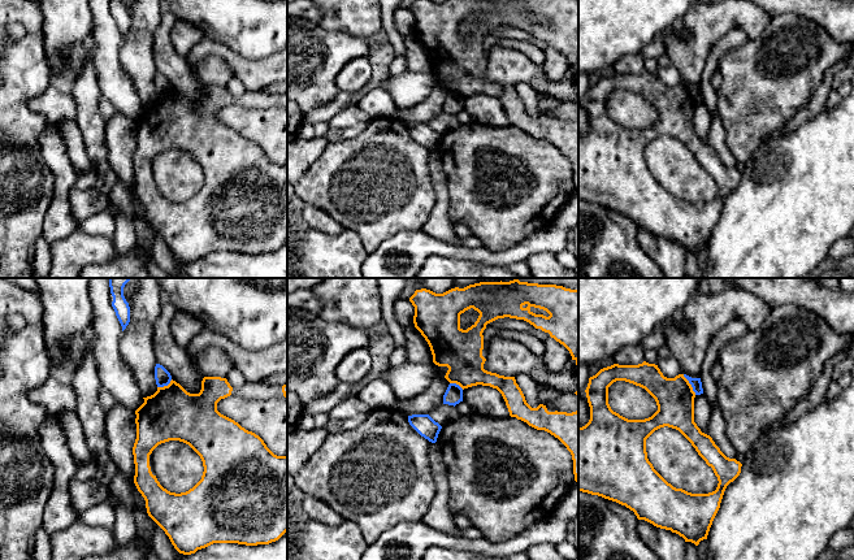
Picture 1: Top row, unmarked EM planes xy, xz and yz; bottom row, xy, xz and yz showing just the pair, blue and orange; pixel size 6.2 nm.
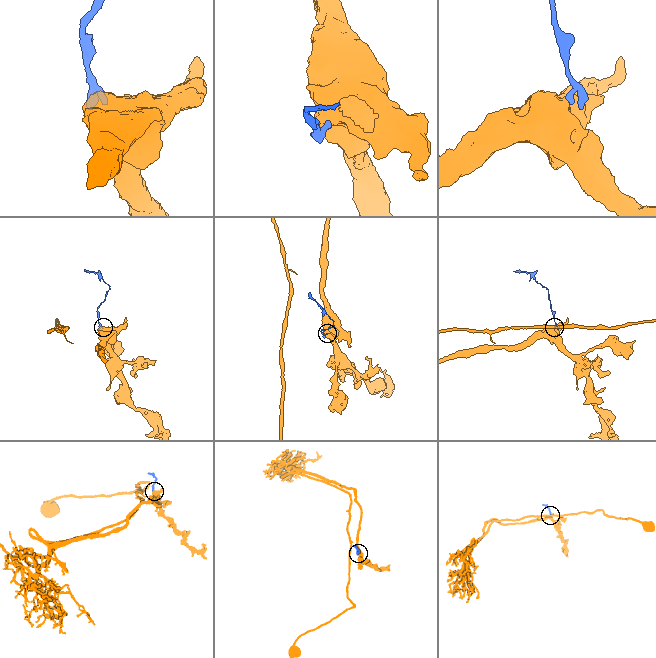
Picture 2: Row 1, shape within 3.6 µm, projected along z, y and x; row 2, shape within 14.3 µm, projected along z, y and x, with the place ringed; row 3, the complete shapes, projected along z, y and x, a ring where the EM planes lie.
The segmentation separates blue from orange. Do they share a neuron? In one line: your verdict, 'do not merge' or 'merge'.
do not merge

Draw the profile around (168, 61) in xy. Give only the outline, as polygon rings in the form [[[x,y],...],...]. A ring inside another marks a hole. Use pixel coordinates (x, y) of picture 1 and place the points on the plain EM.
[[[164,12],[164,18],[153,35],[153,61],[157,73],[162,74],[187,101],[199,103],[204,84],[191,69],[186,57],[174,48],[170,32],[174,18]]]

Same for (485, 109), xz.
[[[472,95],[463,99],[463,110],[472,118],[491,127],[504,127],[510,125],[502,103],[490,95]]]

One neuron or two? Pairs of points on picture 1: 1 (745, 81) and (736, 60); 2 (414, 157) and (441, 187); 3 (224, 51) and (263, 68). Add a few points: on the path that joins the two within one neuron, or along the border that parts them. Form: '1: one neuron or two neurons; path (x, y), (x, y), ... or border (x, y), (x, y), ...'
1: one neuron; path (745, 76), (745, 69), (741, 65)
2: two neurons; border (430, 152), (429, 179), (436, 203)
3: one neuron; path (233, 59), (242, 68), (254, 68)

